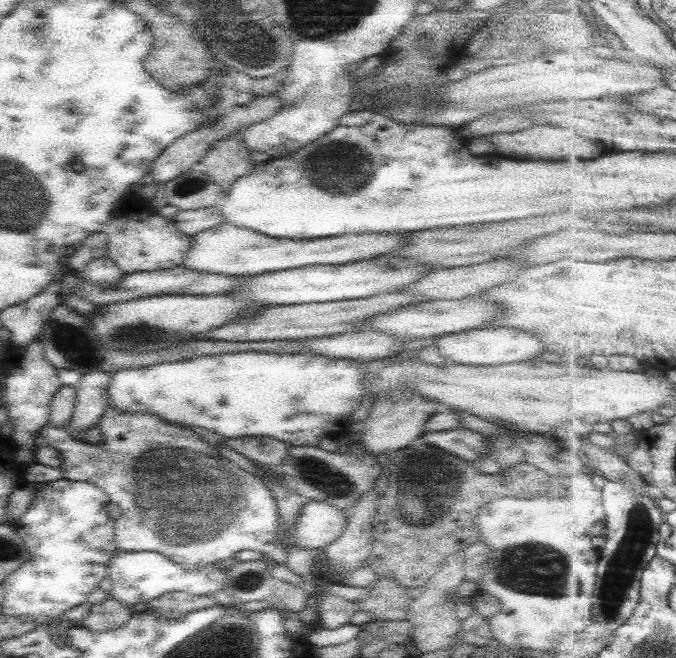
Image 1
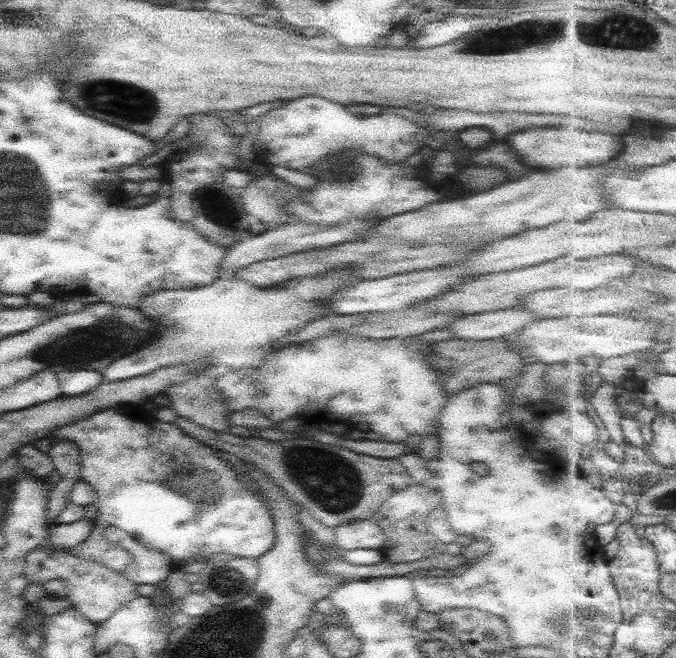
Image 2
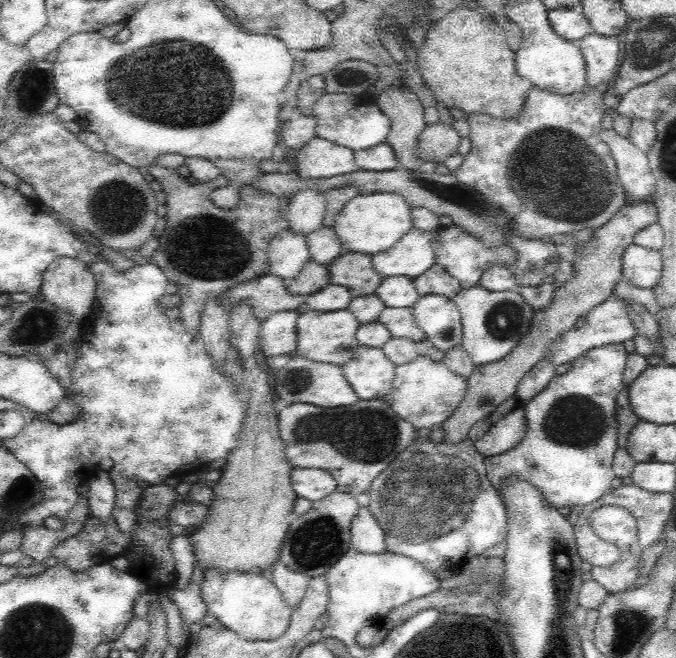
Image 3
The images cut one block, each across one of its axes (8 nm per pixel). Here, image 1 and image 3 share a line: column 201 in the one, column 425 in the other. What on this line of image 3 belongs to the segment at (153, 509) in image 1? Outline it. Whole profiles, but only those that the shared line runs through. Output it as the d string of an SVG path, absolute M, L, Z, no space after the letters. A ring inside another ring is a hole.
M416 438L412 446L392 462L392 466L374 478L368 493L369 511L386 534L386 550L417 560L439 577L455 574L469 557L484 554L507 536L506 507L497 488L488 480L484 457L468 438L458 444L448 444L443 440L438 444L428 438Z

